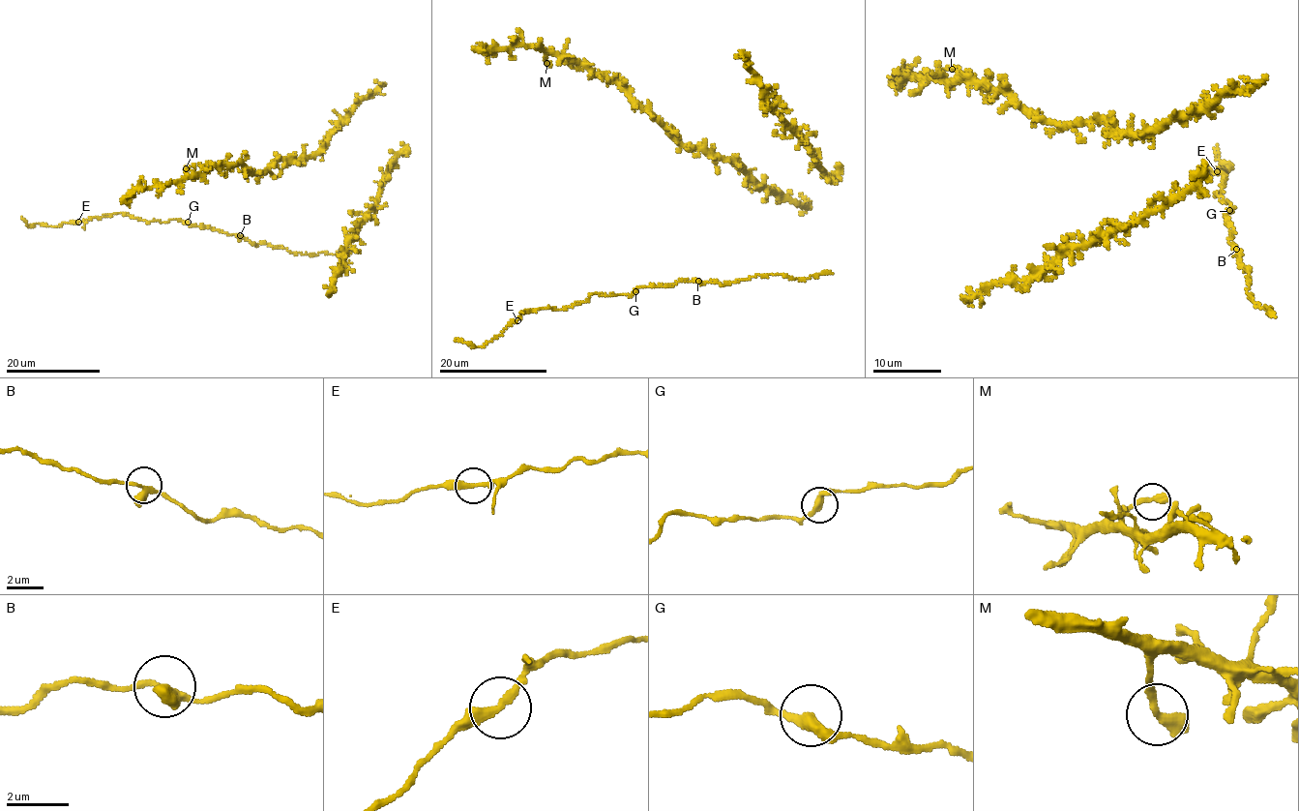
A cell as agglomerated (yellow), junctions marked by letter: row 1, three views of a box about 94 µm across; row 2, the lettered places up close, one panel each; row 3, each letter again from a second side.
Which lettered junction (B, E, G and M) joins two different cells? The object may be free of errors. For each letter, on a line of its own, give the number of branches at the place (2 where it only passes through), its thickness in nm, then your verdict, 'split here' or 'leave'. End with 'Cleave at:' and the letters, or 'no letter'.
B: branches 2; calibre 360 nm; leave
E: branches 2; calibre 280 nm; leave
G: branches 2; calibre 320 nm; leave
M: branches 2; calibre 320 nm; leave
Cleave at: no letter

